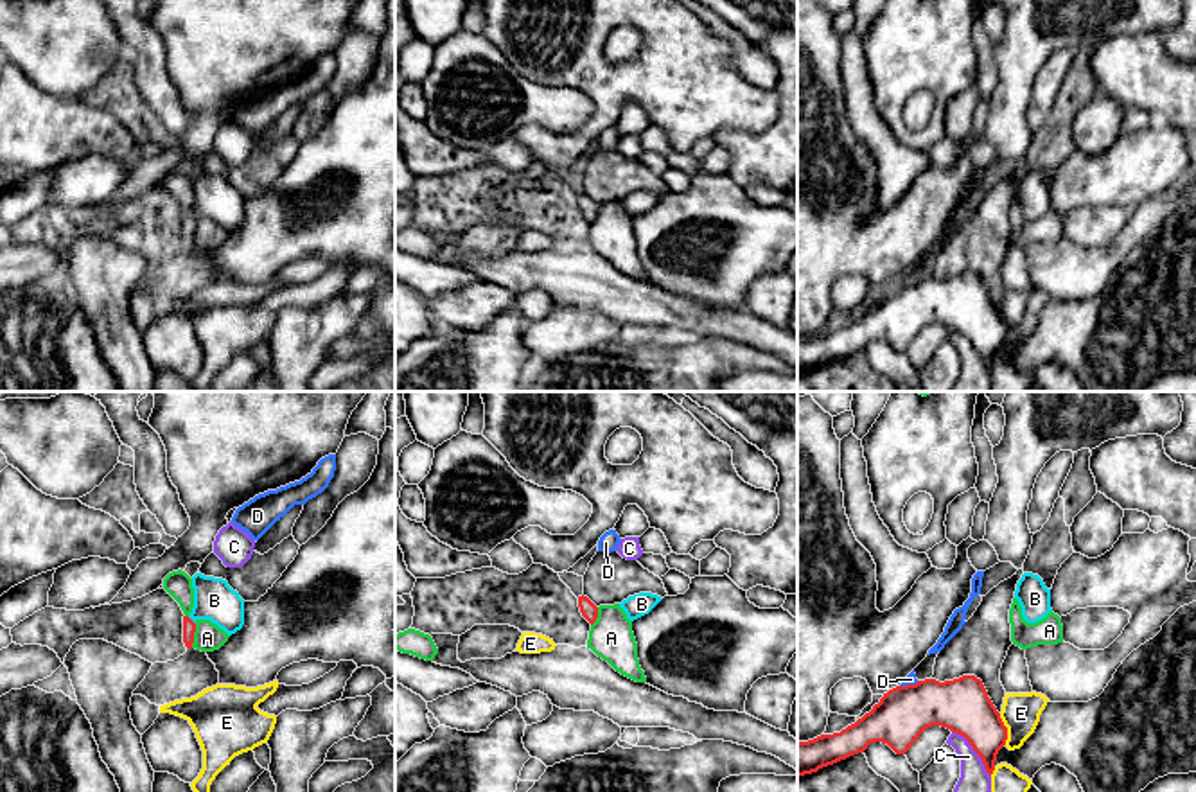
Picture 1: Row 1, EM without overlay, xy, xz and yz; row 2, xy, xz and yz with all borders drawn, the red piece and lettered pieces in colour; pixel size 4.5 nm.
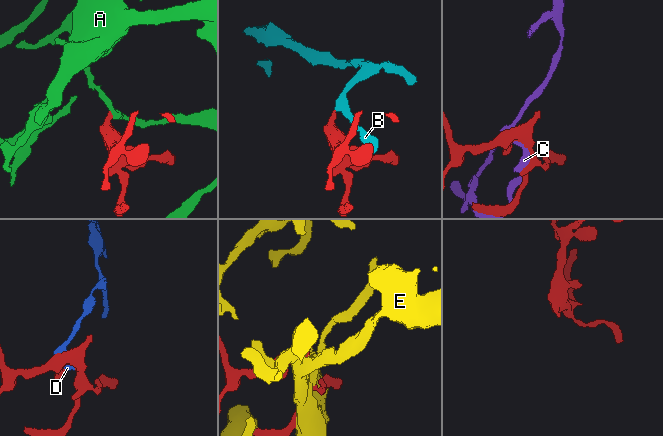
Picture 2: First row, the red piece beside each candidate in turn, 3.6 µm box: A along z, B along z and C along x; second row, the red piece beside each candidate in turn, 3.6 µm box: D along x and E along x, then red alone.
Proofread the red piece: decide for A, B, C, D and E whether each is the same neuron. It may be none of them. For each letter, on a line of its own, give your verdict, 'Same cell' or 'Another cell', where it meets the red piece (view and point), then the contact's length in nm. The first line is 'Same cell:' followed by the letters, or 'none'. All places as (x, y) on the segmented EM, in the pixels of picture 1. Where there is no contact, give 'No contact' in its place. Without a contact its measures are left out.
Same cell: B
A: Another cell. Touches red at xy (193, 636). Shared border 110 nm
B: Same cell. Touches red at xy (191, 620). Shared border 50 nm
C: Another cell. Touches red at yz (974, 749). Shared border 260 nm
D: Another cell. Touches red at yz (909, 685). Shared border 90 nm
E: Another cell. Touches red at yz (1006, 730). Shared border 150 nm

